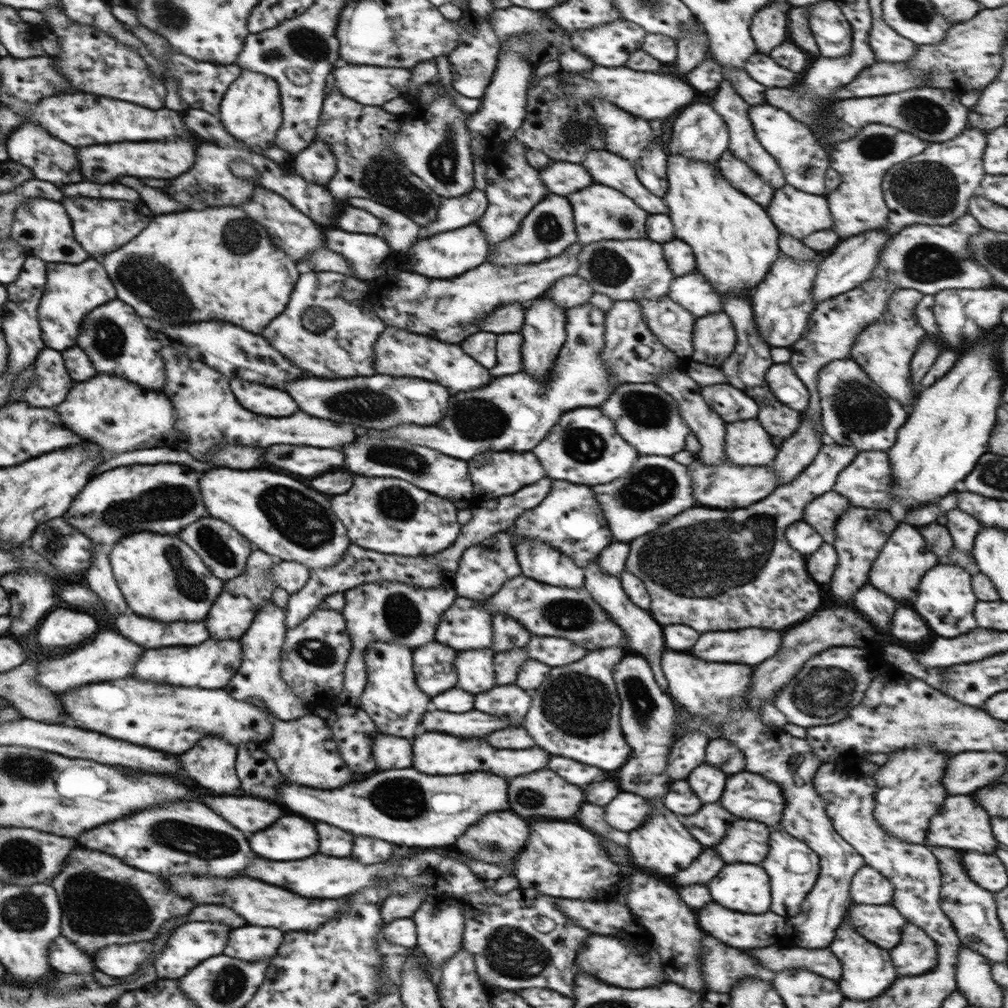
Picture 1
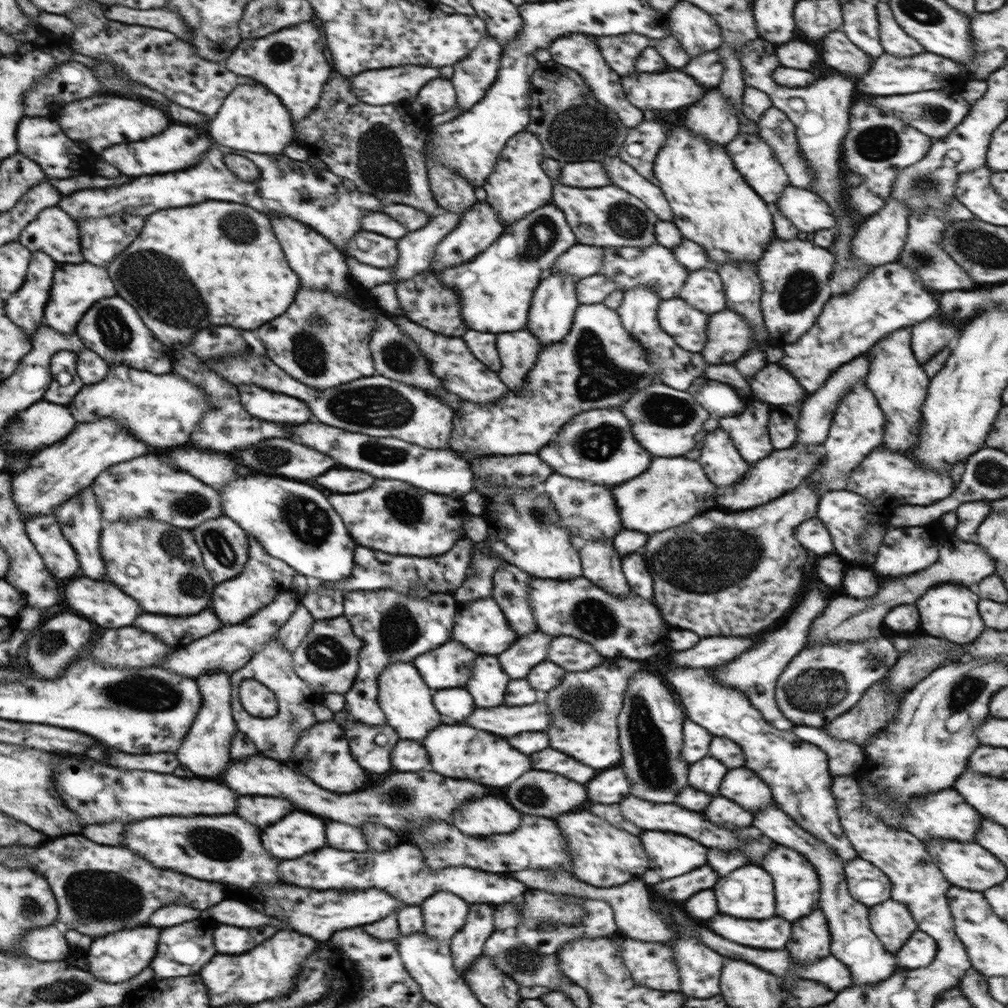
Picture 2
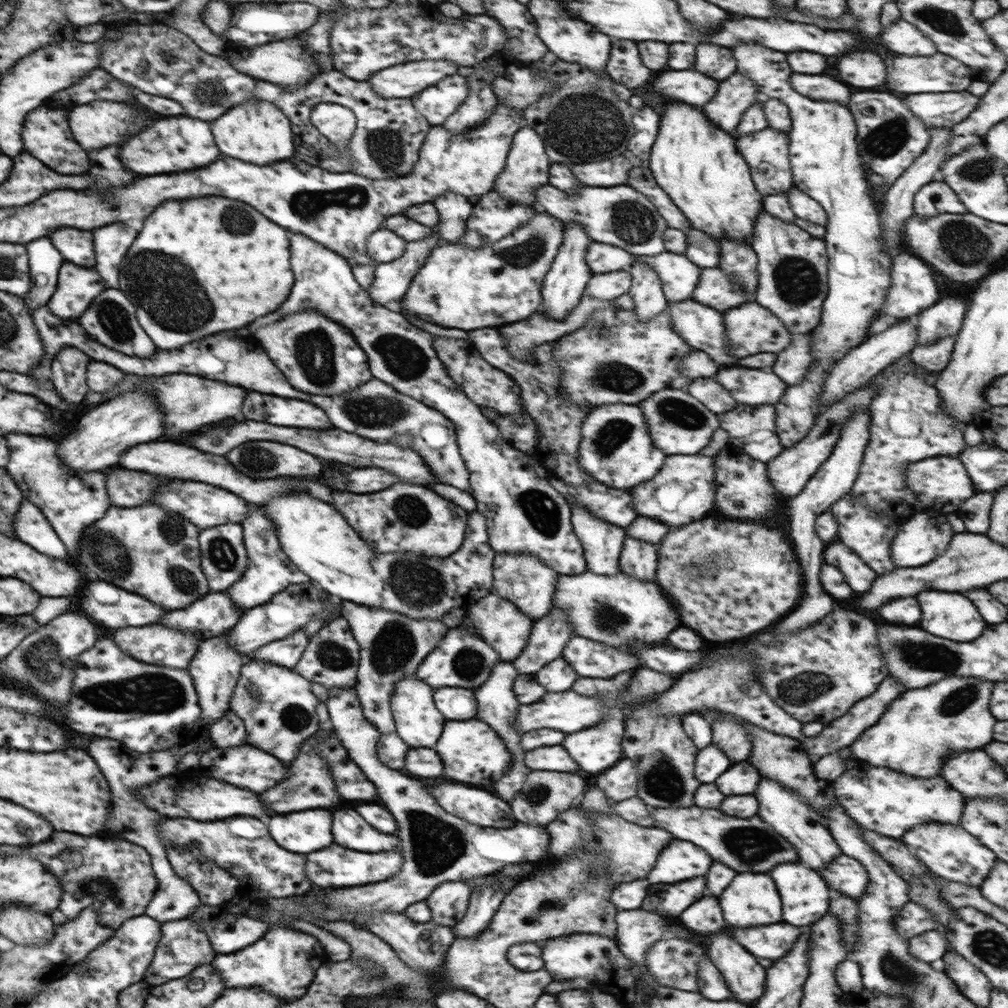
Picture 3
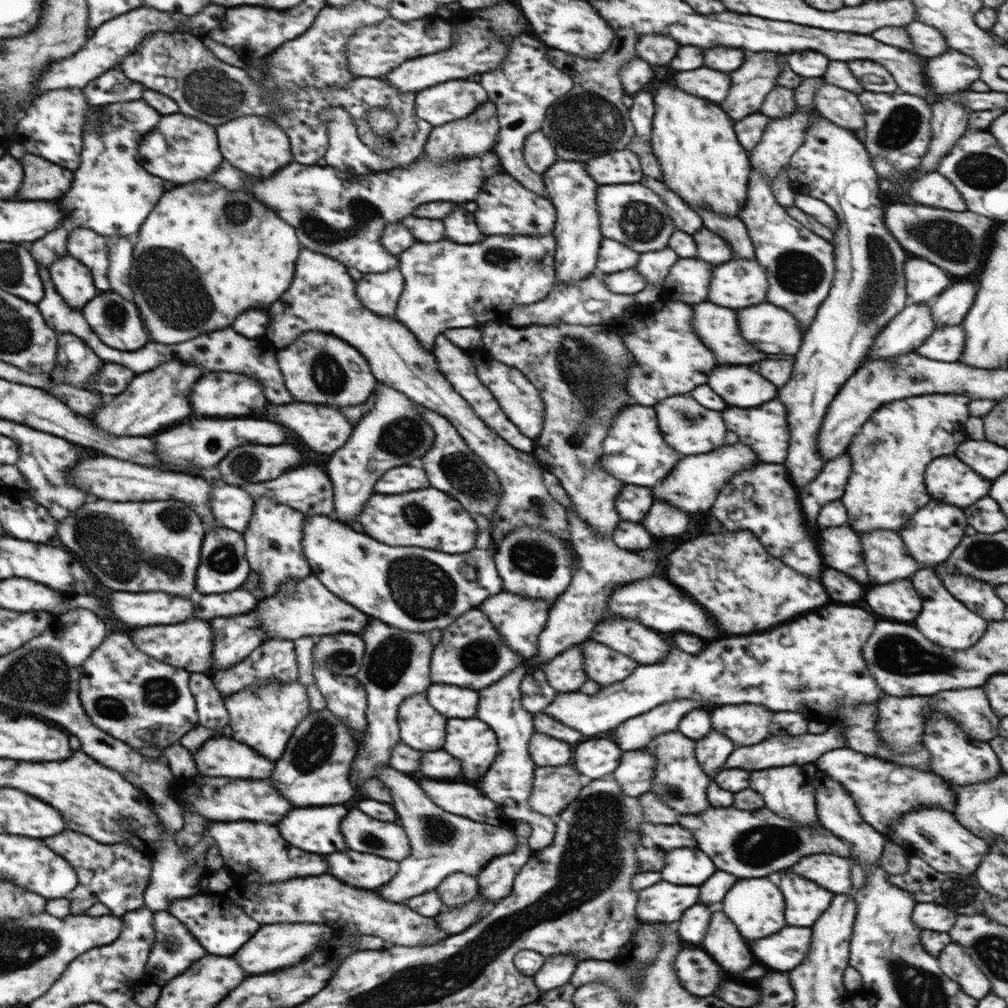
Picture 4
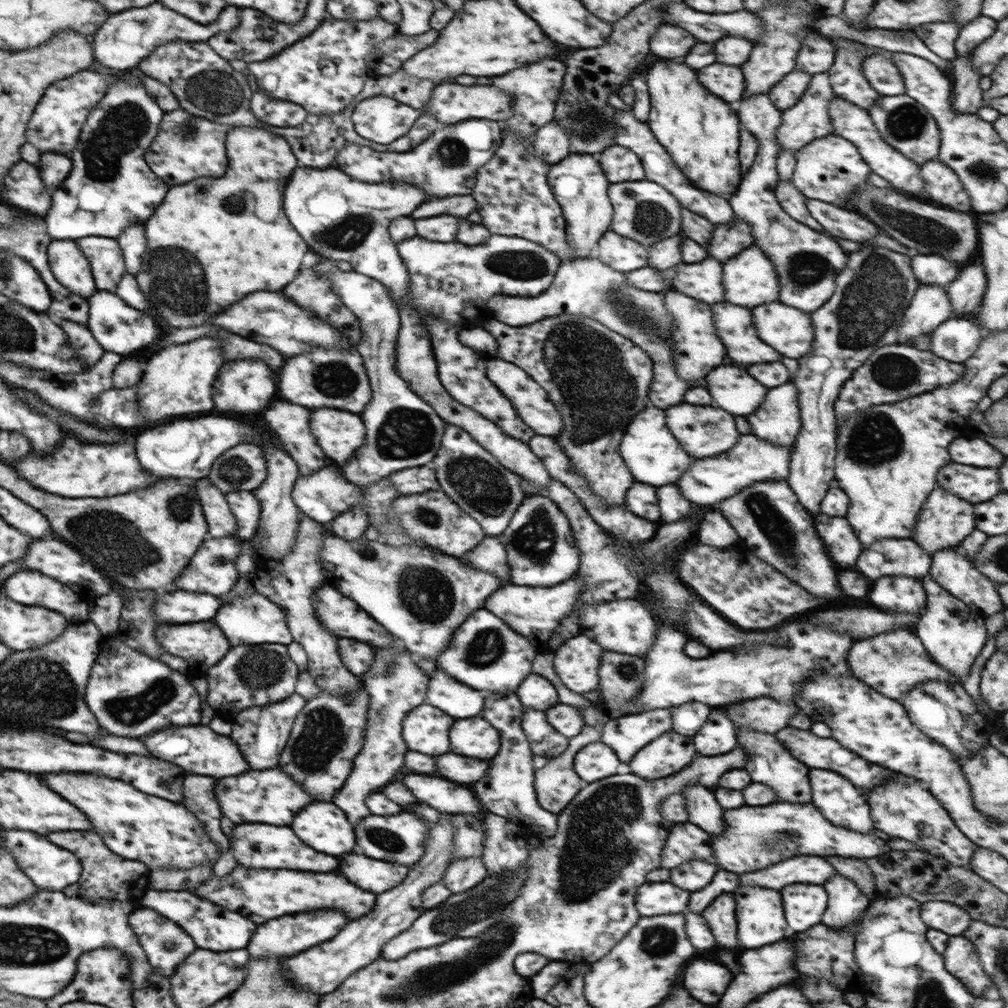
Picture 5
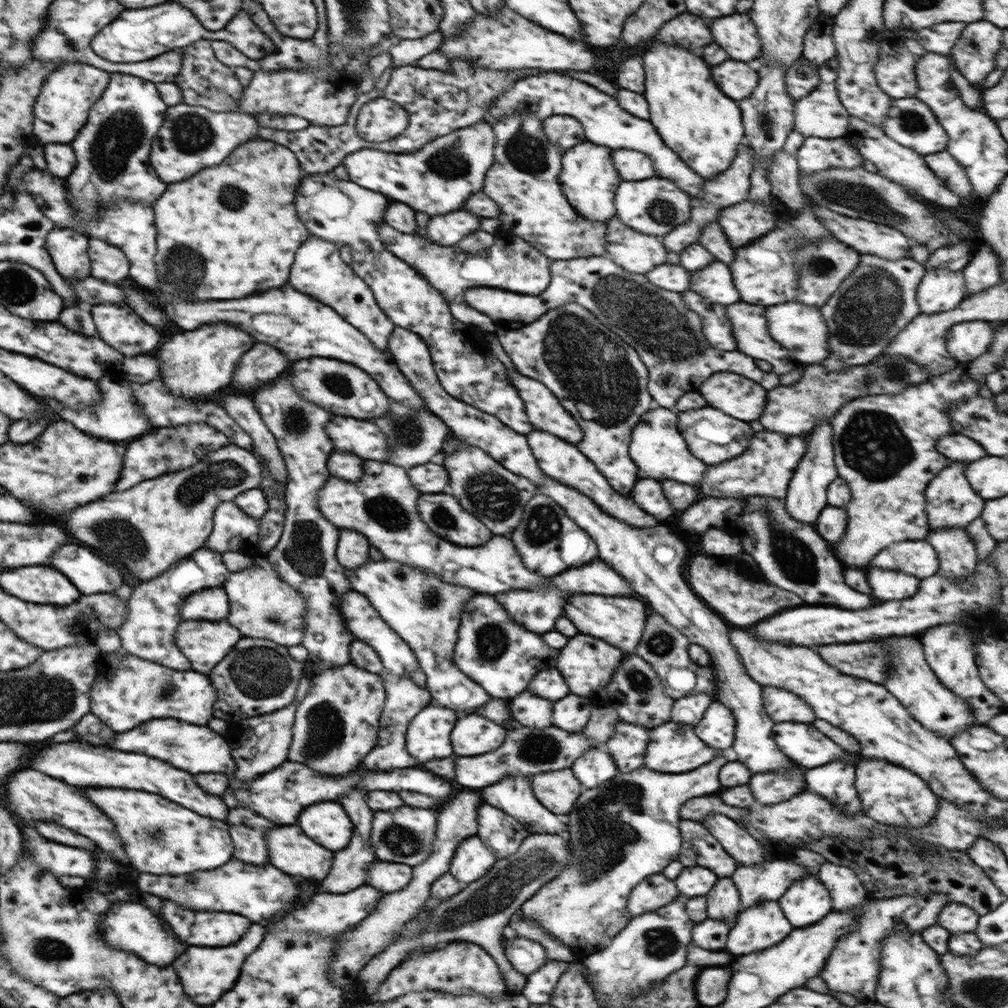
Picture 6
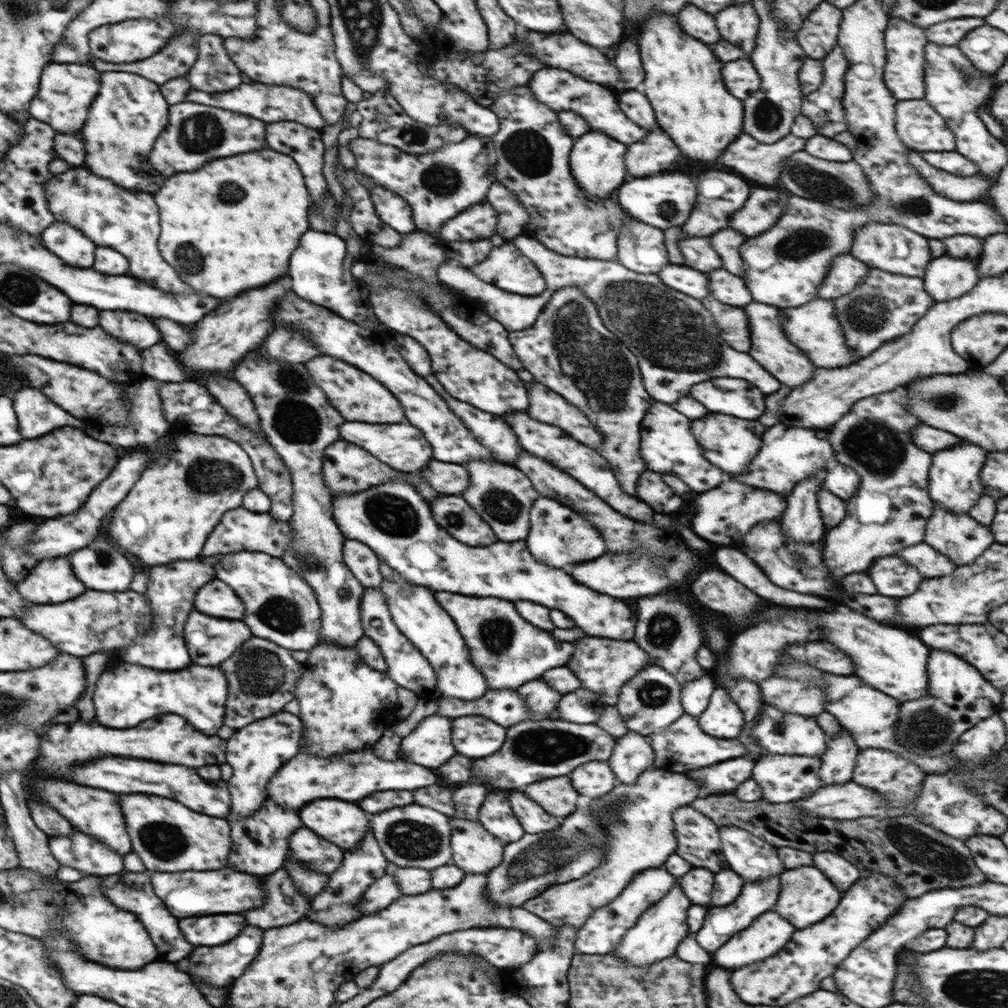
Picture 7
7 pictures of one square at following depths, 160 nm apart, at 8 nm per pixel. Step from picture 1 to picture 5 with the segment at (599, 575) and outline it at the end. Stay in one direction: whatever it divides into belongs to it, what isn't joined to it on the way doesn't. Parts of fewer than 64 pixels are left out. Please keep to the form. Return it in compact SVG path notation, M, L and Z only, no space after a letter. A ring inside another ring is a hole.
M563 312L549 316L522 328L506 326L499 320L484 324L498 343L497 356L522 368L542 389L548 392L549 400L561 414L564 432L554 436L554 441L566 453L573 470L583 476L587 487L604 500L604 505L622 506L628 489L635 478L624 464L619 453L622 438L627 433L630 421L642 408L649 405L649 387L653 380L653 360L642 352L633 340L611 331L610 328L585 316Z

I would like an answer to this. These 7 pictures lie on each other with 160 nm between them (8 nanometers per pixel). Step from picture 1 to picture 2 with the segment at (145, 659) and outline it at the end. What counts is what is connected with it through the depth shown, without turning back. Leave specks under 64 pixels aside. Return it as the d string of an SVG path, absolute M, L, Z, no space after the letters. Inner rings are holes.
M290 590L281 592L268 606L245 620L244 623L224 625L216 632L203 636L184 648L174 650L170 656L166 656L166 660L160 667L195 681L199 676L209 672L227 672L231 675L241 669L252 655L260 652L266 641L276 639L280 627L289 620L298 605L300 605L300 598L297 598Z

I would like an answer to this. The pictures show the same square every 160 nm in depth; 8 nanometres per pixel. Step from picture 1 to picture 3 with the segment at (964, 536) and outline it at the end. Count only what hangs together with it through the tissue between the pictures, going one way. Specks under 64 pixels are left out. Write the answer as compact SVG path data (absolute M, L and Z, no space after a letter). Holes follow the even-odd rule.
M980 492L971 496L955 514L962 519L968 532L985 534L990 528L990 514L993 498L989 492Z

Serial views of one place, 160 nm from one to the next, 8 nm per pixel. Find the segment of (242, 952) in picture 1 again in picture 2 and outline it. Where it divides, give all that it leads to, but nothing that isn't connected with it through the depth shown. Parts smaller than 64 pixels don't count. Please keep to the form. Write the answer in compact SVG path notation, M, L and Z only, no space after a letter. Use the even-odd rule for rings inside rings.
M216 926L214 932L214 944L220 954L242 954L270 936L274 936L278 930L274 926L258 926L258 928L236 928L236 926Z

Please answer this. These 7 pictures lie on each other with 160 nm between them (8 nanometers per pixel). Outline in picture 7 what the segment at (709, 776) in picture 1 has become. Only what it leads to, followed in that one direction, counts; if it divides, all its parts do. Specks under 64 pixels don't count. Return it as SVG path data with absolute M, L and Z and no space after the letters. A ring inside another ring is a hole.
M722 686L712 691L707 709L697 718L702 732L714 738L736 738L744 726L743 712Z

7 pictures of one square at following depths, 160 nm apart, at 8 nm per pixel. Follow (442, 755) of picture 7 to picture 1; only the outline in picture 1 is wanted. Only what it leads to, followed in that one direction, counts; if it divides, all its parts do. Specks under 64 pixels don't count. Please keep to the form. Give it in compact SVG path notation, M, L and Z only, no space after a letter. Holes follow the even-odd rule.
M374 641L364 653L366 688L360 695L360 708L372 719L377 730L402 738L414 738L422 715L435 709L425 692L418 688L413 671L413 650L402 644Z

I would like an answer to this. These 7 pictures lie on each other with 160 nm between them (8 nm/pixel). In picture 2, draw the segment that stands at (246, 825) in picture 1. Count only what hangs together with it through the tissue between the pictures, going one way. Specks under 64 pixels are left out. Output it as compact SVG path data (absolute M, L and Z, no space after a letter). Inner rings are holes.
M256 796L238 798L234 814L258 828L266 828L294 810L294 806L288 800L270 800L270 796L258 796L258 798L260 800L256 800Z

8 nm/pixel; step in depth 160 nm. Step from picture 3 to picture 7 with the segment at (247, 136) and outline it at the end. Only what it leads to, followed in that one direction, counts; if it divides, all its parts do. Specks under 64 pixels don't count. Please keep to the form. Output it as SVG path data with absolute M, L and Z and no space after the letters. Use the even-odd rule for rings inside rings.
M274 150L230 156L226 160L212 160L202 170L172 176L154 194L160 210L162 234L159 238L159 251L162 258L178 272L178 276L186 284L194 288L194 292L204 292L216 298L234 298L240 292L274 282L276 278L284 276L284 266L290 260L292 252L298 248L300 236L310 228L310 196L306 184L302 184L304 178L294 158Z

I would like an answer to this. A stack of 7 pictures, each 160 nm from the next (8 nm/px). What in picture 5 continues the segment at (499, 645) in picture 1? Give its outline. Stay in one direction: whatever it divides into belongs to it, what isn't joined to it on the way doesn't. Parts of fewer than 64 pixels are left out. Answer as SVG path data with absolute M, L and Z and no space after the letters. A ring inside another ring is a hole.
M546 494L526 497L500 535L507 552L511 582L524 586L554 586L576 575L580 555L567 516Z

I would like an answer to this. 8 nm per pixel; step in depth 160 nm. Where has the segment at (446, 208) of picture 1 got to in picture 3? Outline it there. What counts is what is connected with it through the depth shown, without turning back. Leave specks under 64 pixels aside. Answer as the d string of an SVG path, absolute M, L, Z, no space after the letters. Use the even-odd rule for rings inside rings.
M434 230L426 238L407 241L405 251L395 261L377 264L372 286L368 290L371 299L385 307L393 307L400 302L432 249L442 243L440 232Z

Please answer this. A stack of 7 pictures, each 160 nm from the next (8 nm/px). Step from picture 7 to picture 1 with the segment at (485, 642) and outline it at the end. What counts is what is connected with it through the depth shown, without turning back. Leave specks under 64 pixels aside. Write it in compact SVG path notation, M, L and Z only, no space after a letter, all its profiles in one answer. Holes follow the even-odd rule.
M435 640L413 650L416 684L430 698L457 686L456 652Z

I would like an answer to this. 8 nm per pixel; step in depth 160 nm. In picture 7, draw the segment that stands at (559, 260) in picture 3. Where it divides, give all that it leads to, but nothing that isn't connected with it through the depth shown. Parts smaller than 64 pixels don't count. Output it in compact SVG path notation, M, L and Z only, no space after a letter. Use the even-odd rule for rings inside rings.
M588 131L575 139L569 154L570 171L577 185L589 196L611 197L628 177L625 164L627 144L606 136L603 132Z

